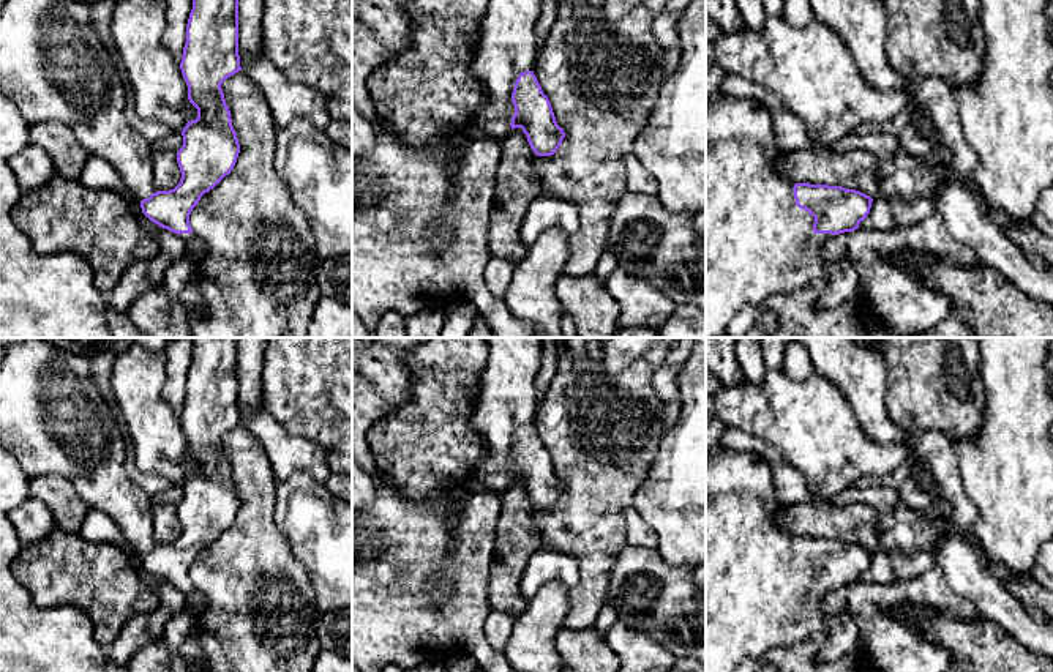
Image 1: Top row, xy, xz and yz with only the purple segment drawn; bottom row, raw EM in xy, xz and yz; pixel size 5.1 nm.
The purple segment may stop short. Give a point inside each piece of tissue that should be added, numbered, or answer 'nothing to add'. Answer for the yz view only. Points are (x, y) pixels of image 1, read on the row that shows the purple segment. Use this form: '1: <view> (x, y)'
1: yz (758, 243)

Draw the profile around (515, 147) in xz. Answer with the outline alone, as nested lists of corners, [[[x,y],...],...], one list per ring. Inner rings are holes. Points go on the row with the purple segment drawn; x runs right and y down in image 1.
[[[521,128],[502,139],[489,216],[488,245],[493,259],[518,265],[527,252],[519,229],[530,203],[540,196],[540,181],[532,175],[535,156]]]

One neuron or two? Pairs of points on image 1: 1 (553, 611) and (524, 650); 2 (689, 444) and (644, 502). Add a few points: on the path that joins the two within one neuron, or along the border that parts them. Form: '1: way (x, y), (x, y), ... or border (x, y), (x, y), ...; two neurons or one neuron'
1: way (543, 620), (535, 628), (532, 641); one neuron
2: way (684, 458), (662, 480), (659, 488); one neuron

